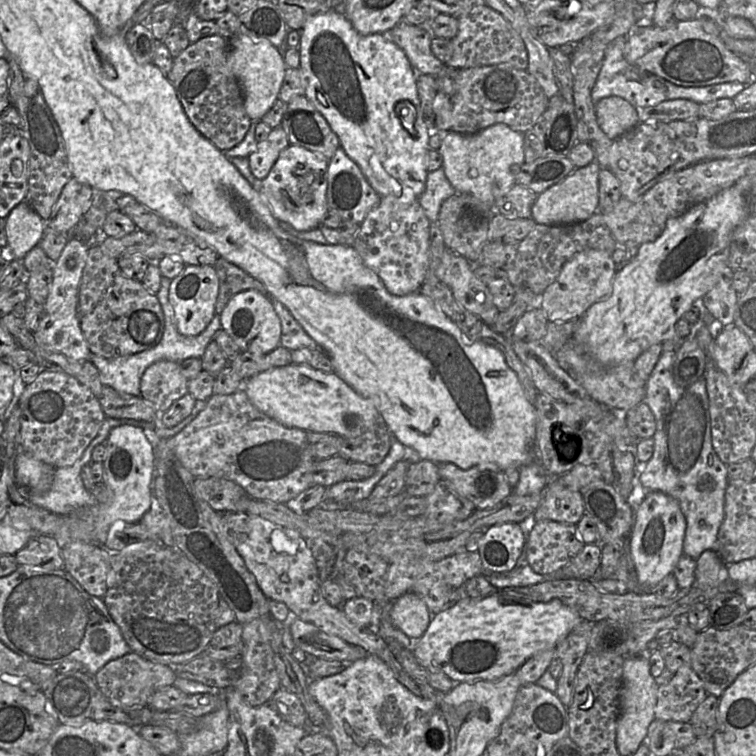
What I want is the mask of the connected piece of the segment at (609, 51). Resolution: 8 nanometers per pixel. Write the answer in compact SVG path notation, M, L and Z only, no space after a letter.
M618 37L606 46L602 67L591 91L594 105L608 96L619 96L636 109L653 107L661 102L676 99L688 99L698 104L706 104L724 98L733 99L746 87L746 85L739 82L721 83L706 87L677 86L655 74L630 65L624 57L625 45L626 37Z

